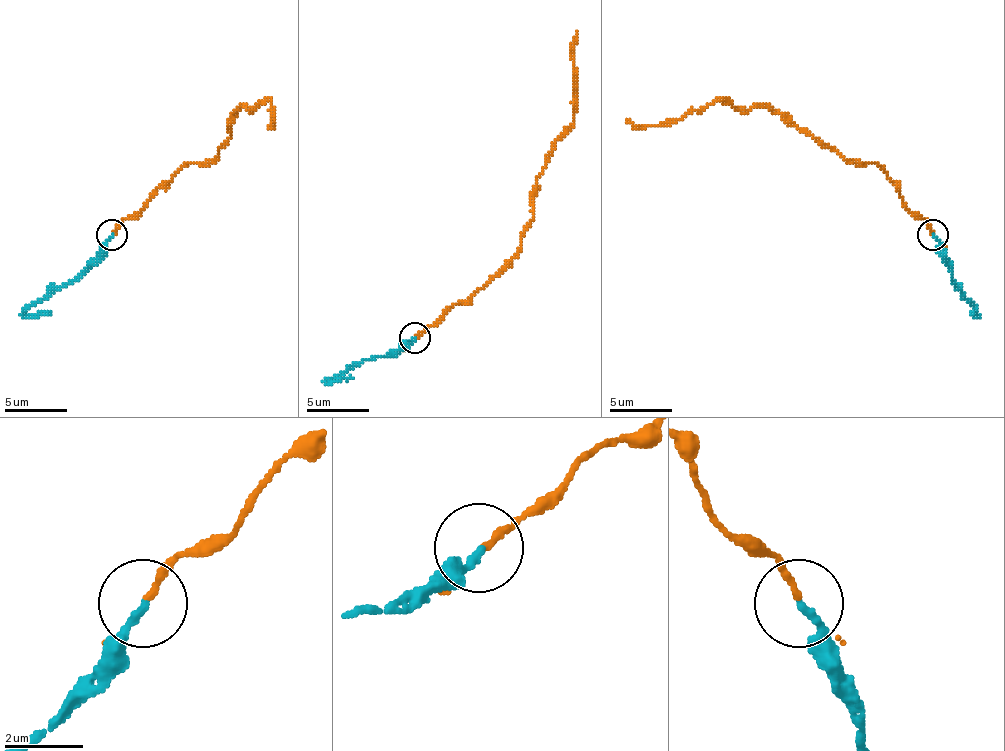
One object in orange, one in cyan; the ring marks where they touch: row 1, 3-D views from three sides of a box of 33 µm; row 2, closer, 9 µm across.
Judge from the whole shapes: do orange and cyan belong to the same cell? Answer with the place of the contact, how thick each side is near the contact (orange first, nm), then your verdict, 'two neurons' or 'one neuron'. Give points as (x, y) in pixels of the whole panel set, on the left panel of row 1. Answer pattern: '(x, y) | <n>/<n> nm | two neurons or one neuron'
(112, 235) | 170/200 nm | two neurons

